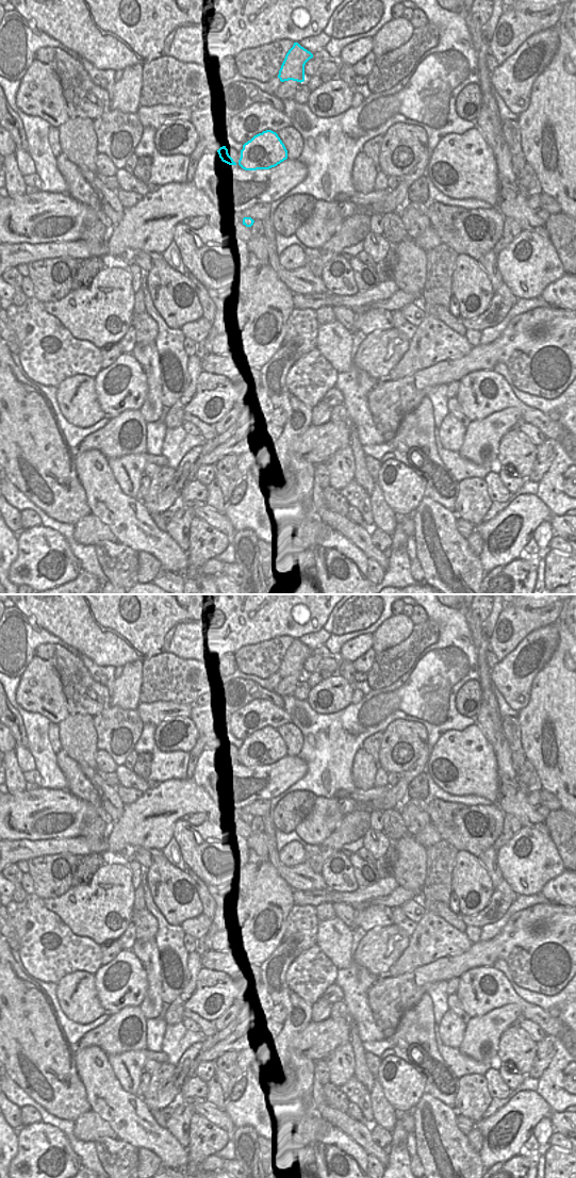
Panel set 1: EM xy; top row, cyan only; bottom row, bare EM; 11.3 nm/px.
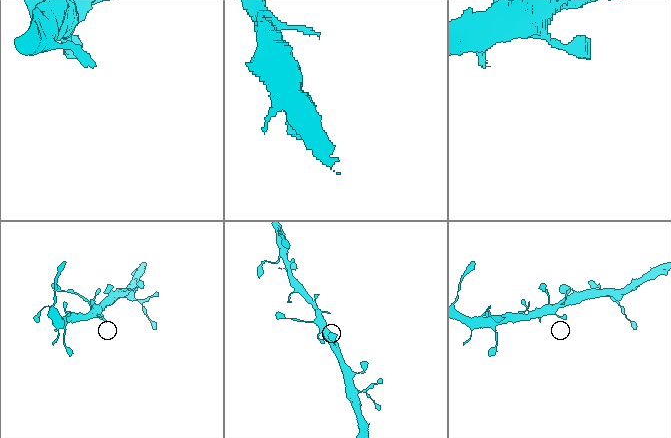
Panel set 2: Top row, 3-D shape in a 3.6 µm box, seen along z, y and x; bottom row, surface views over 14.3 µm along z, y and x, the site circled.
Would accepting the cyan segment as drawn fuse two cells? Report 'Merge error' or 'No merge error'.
No merge error

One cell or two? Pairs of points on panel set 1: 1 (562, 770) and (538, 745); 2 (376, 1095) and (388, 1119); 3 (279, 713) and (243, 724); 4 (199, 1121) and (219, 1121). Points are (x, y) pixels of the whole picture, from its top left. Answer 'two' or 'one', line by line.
1: one
2: one
3: one
4: two

